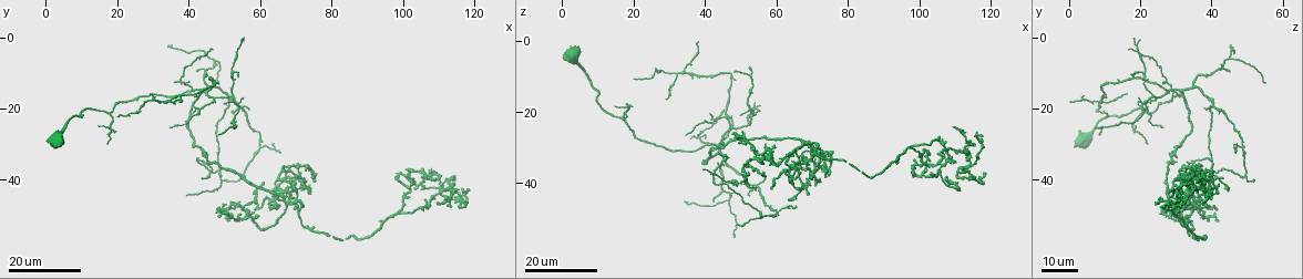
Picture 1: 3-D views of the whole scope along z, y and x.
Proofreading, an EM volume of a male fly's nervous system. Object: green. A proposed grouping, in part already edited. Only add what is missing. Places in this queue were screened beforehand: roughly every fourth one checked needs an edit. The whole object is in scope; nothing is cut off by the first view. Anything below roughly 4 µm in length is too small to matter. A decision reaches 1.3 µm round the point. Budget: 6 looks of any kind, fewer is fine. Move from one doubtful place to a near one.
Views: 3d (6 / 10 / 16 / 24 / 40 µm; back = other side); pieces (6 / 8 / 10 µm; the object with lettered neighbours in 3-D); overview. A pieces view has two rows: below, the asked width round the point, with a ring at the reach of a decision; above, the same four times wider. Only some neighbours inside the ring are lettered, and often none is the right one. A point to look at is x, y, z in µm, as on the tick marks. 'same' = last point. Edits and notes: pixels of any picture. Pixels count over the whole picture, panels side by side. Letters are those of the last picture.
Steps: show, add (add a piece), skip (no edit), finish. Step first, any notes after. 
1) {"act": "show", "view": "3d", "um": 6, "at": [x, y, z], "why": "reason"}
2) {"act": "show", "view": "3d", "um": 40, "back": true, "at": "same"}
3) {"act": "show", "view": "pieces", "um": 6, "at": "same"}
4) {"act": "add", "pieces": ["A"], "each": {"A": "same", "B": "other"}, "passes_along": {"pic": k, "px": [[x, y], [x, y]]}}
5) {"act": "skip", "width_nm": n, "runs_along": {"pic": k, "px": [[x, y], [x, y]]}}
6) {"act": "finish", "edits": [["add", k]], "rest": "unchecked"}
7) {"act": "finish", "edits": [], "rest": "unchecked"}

{"act": "show", "view": "3d", "um": 16, "at": [39.0, 43.5, 36.0], "why": "end of a long branch"}

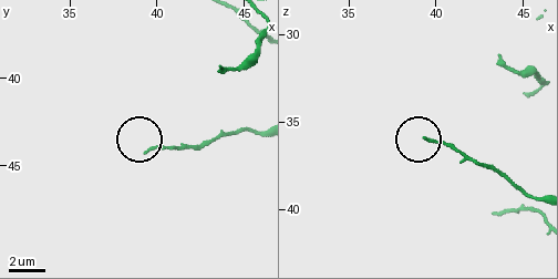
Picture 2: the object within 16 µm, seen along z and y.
{"act": "show", "view": "3d", "um": 10, "at": [39.5, 44.3, 36.0]}

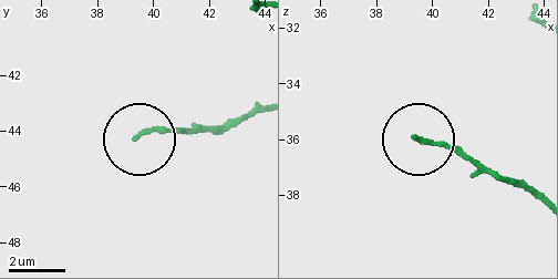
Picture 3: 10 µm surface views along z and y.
{"act": "show", "view": "pieces", "um": 8, "at": [39.4, 44.1, 36.0], "why": "see the neighbours"}

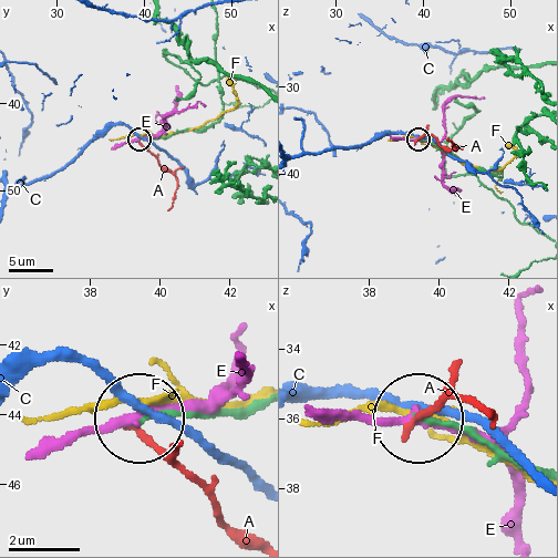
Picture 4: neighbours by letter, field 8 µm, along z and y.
{"act": "skip", "each": {"A": "other", "C": "other", "E": "other", "F": "other"}, "runs_along": {"pic": 4, "px": [[260, 402], [138, 417]]}, "found": "no lettered piece goes on from it"}

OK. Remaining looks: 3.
{"act": "show", "view": "3d", "um": 16, "at": [59.0, 50.5, 29.5], "why": "branch stops here"}

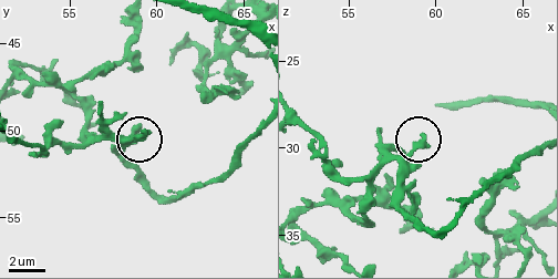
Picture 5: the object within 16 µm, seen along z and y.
{"act": "show", "view": "3d", "um": 10, "at": [59.4, 50.0, 29.4]}

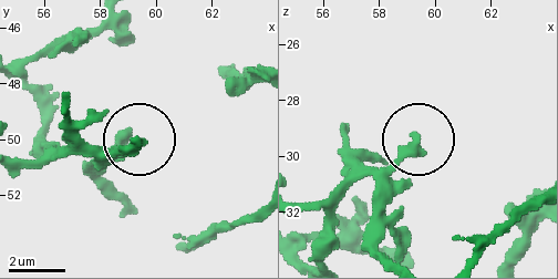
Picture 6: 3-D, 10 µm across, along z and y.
{"act": "show", "view": "pieces", "um": 10, "at": [59.2, 50.1, 29.3]}

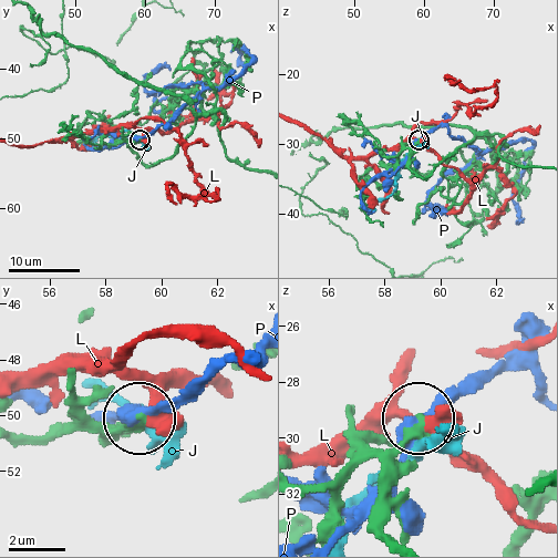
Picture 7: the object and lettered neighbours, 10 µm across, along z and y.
{"act": "skip", "width_nm": 320, "each": {"J": "other", "L": "other", "P": "other"}, "runs_along": {"pic": 7, "px": [[391, 536], [384, 479], [417, 417]]}, "found": "no lettered piece goes on from it"}

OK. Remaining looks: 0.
{"act": "finish", "edits": [], "rest": "unchecked"}

